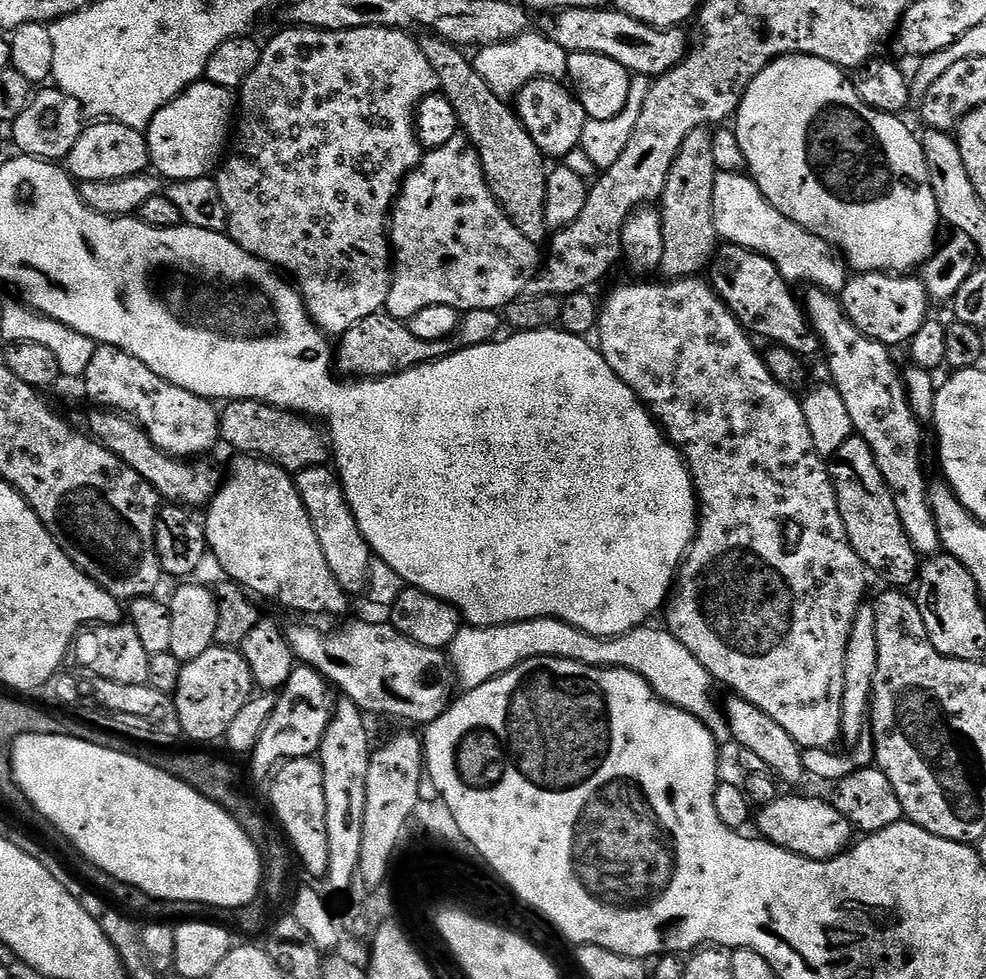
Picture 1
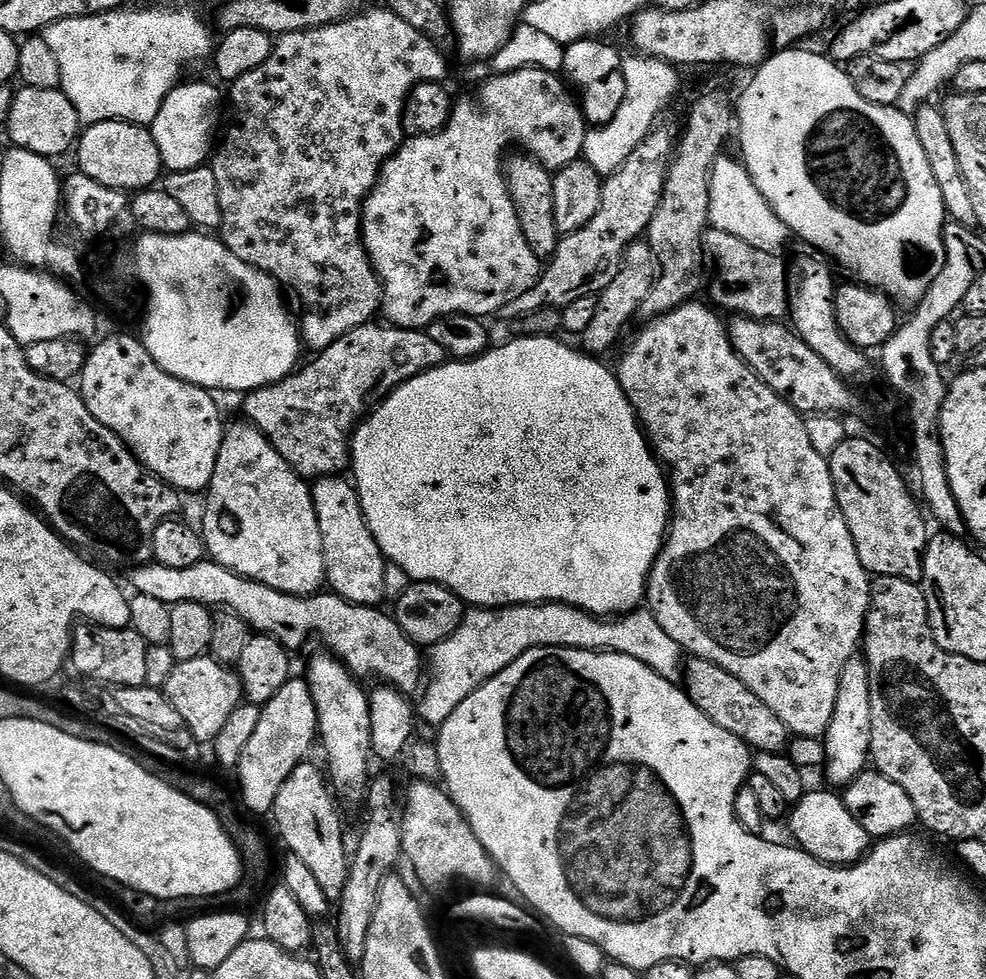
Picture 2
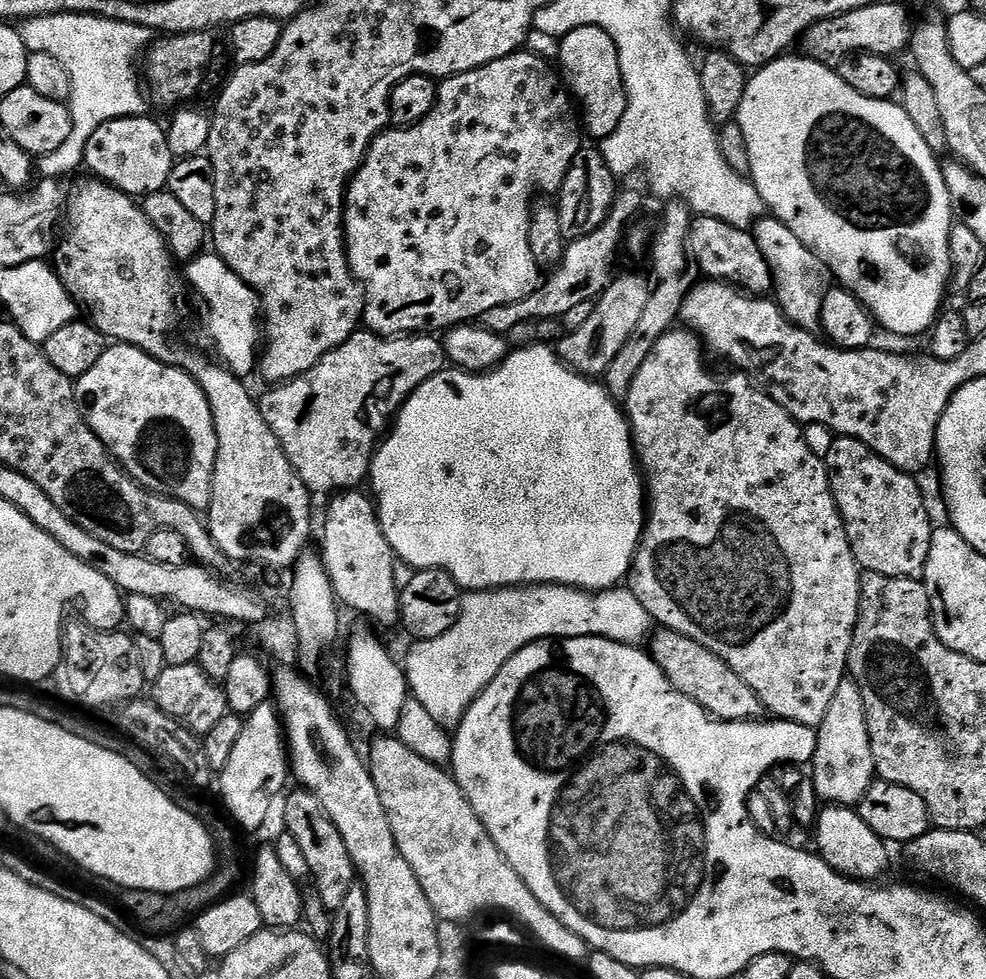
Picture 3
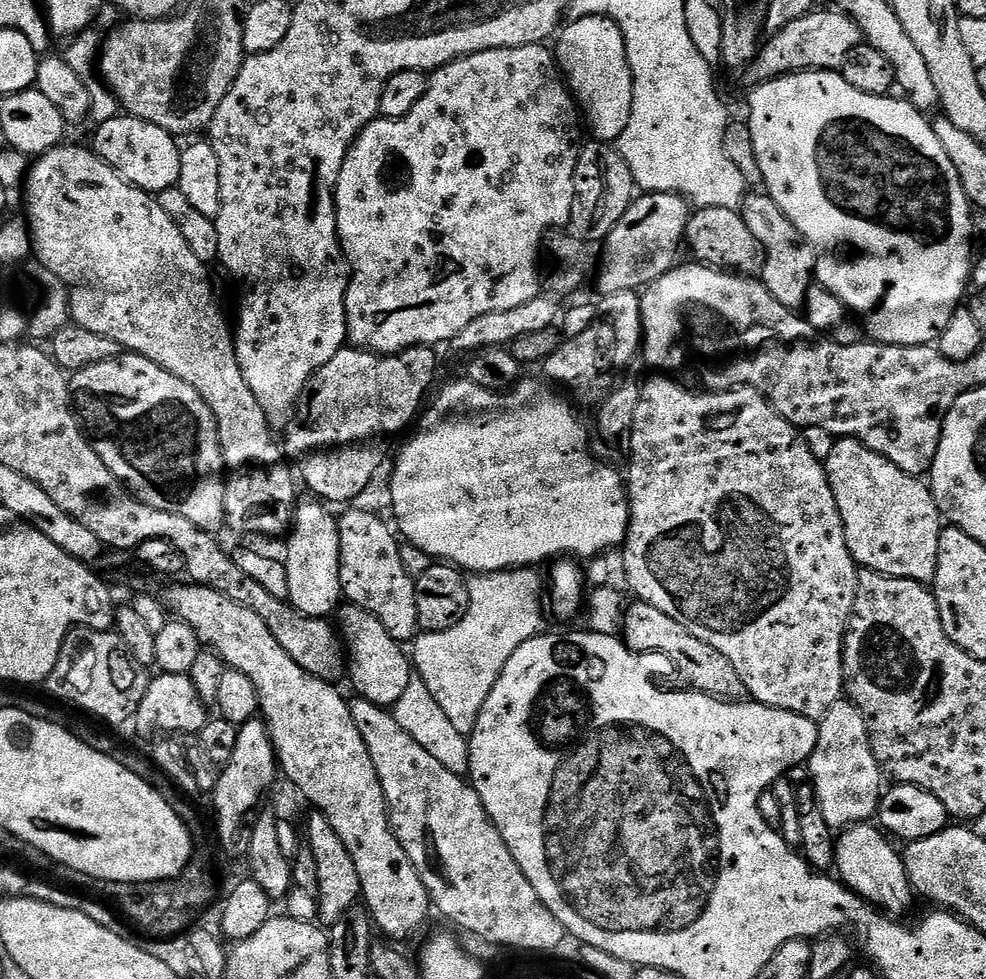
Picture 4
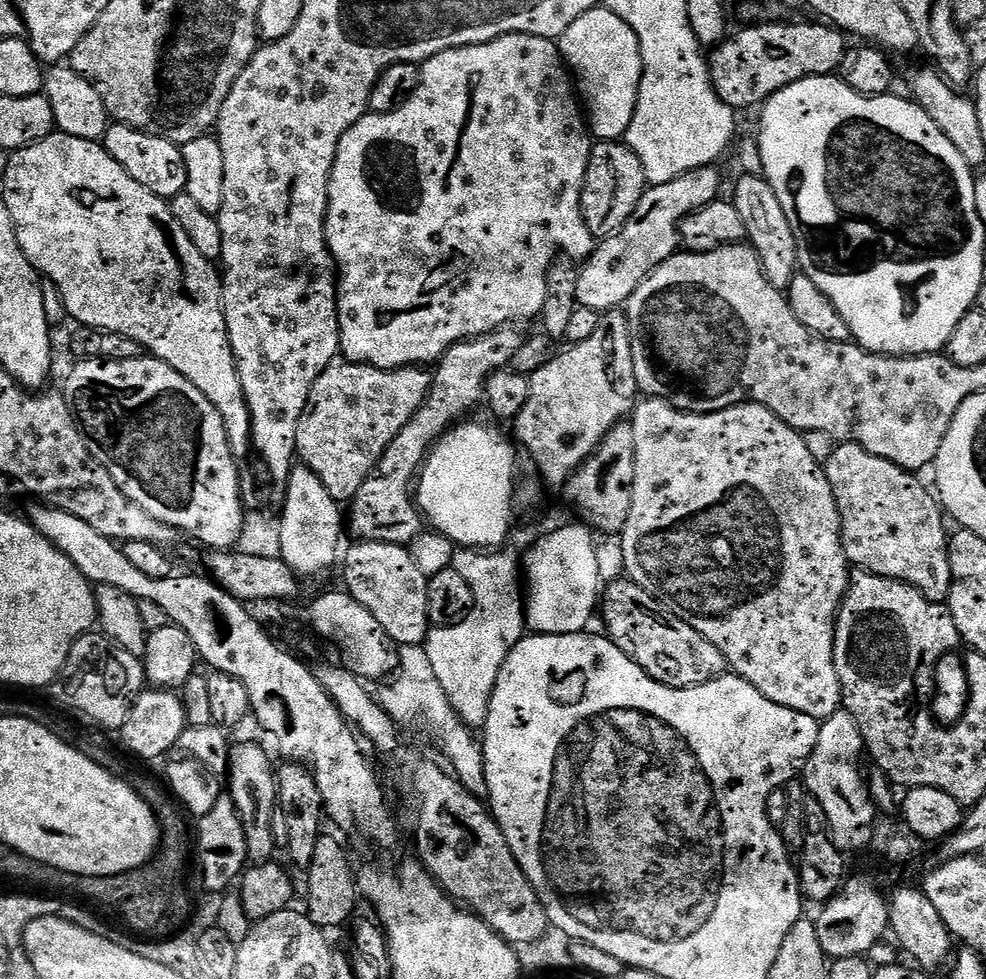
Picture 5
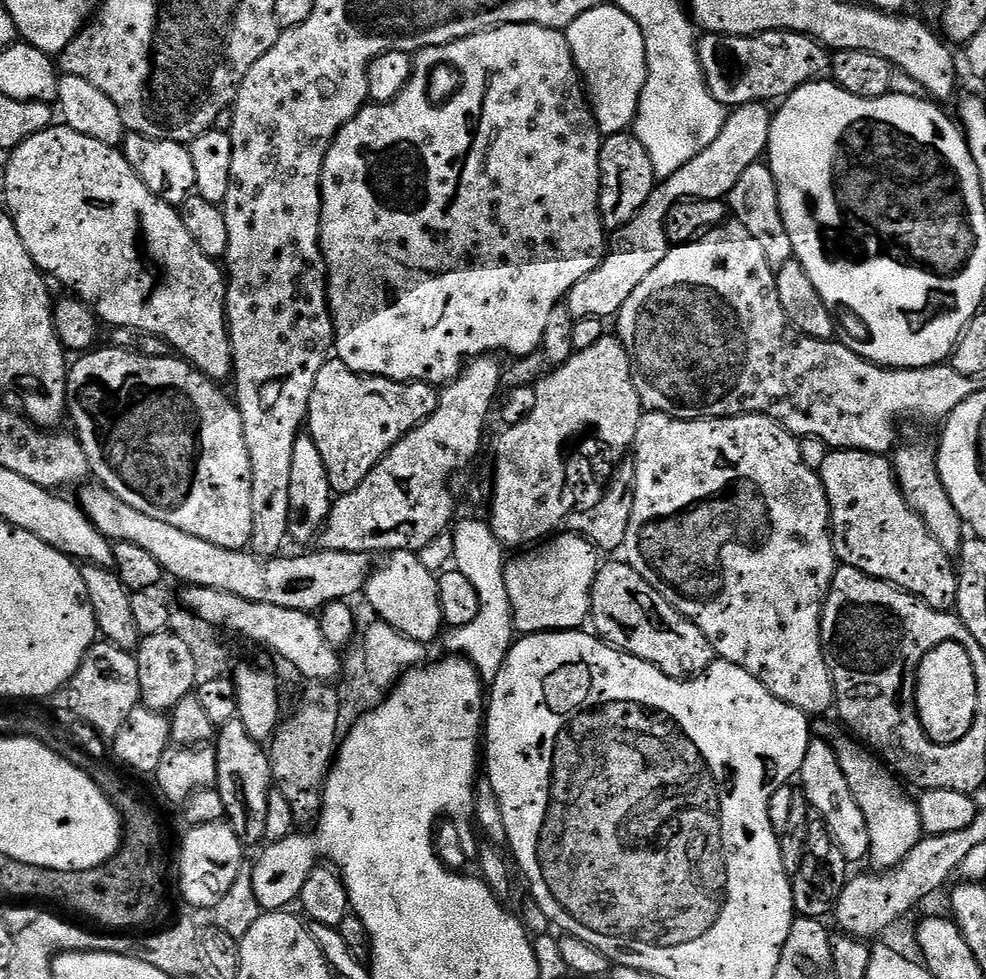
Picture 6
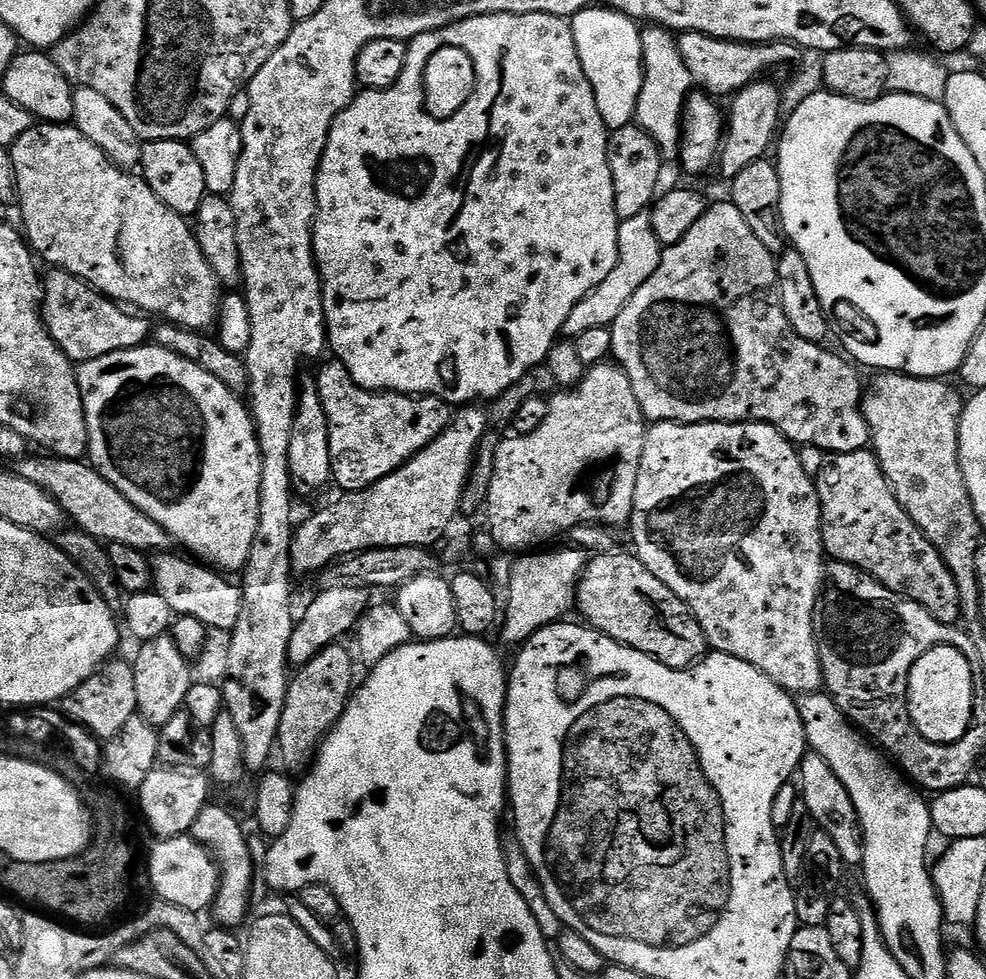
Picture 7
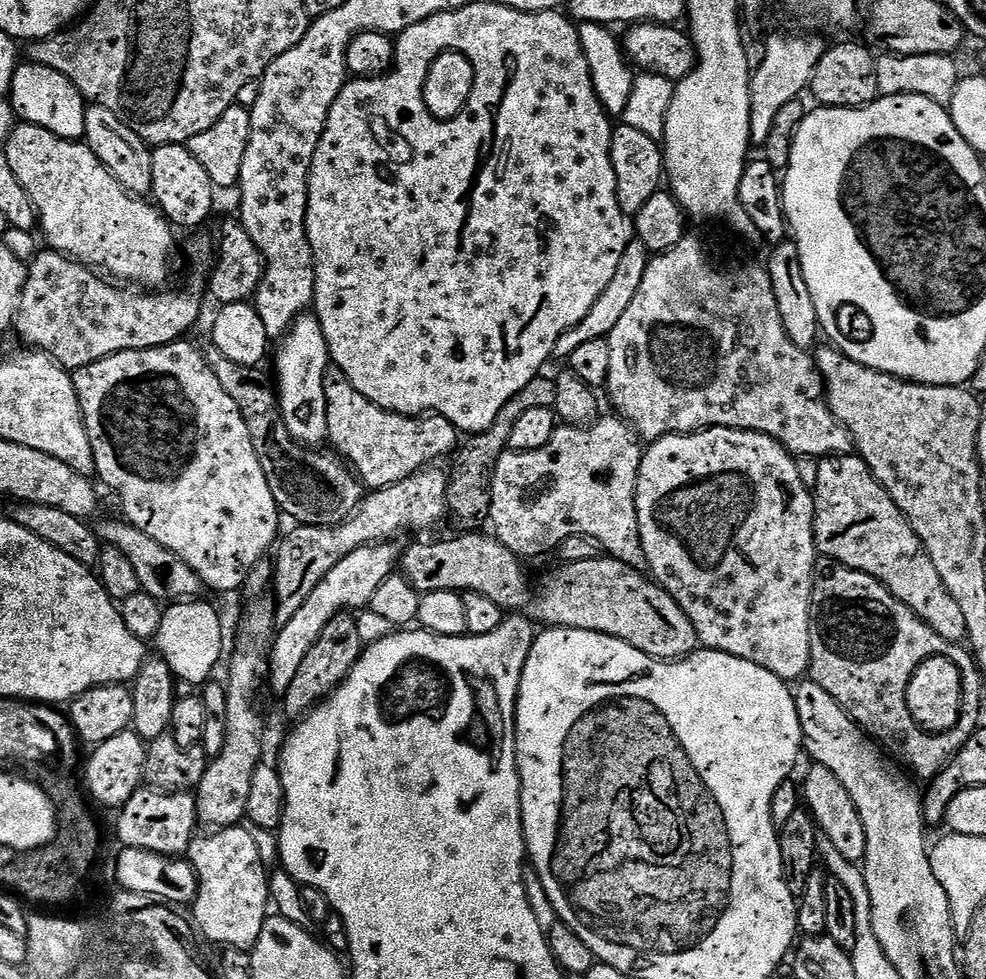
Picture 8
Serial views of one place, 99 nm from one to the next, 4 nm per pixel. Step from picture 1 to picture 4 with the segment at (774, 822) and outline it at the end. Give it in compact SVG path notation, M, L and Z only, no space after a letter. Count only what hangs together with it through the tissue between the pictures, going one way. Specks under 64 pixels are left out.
M865 822L843 829L836 840L835 871L839 879L857 896L867 900L879 911L893 917L903 917L903 912L914 901L912 883L908 881L903 855L896 852L897 845L879 827Z

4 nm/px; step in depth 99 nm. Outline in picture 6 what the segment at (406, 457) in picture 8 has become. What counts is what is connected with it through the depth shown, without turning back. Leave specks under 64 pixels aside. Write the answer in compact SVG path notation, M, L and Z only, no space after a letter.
M330 358L322 366L322 370L318 370L318 378L314 378L314 390L310 394L310 402L308 403L308 419L306 421L306 432L314 438L314 446L318 446L318 454L322 454L322 463L326 465L326 474L328 481L332 487L333 493L343 494L354 490L362 482L362 478L366 478L366 474L370 474L370 470L374 470L374 466L378 466L378 462L382 459L392 447L403 438L406 434L410 434L410 430L414 430L423 420L430 418L430 414L434 414L434 410L438 410L438 402L440 401L440 392L433 385L423 384L422 382L402 382L401 380L387 380L381 376L363 376L360 372L350 370L350 366L346 366L335 358Z

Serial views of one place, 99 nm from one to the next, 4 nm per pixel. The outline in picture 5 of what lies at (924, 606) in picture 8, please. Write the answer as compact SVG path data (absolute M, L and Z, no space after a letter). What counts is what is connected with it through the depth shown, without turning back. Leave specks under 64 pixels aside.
M841 443L830 454L824 465L830 486L834 490L834 502L840 515L842 546L849 565L857 569L873 572L891 580L900 580L917 588L927 600L943 604L952 589L950 558L948 557L949 529L944 529L945 513L942 505L931 491L924 489L919 475L907 472L894 462L881 456L870 454L861 444Z

